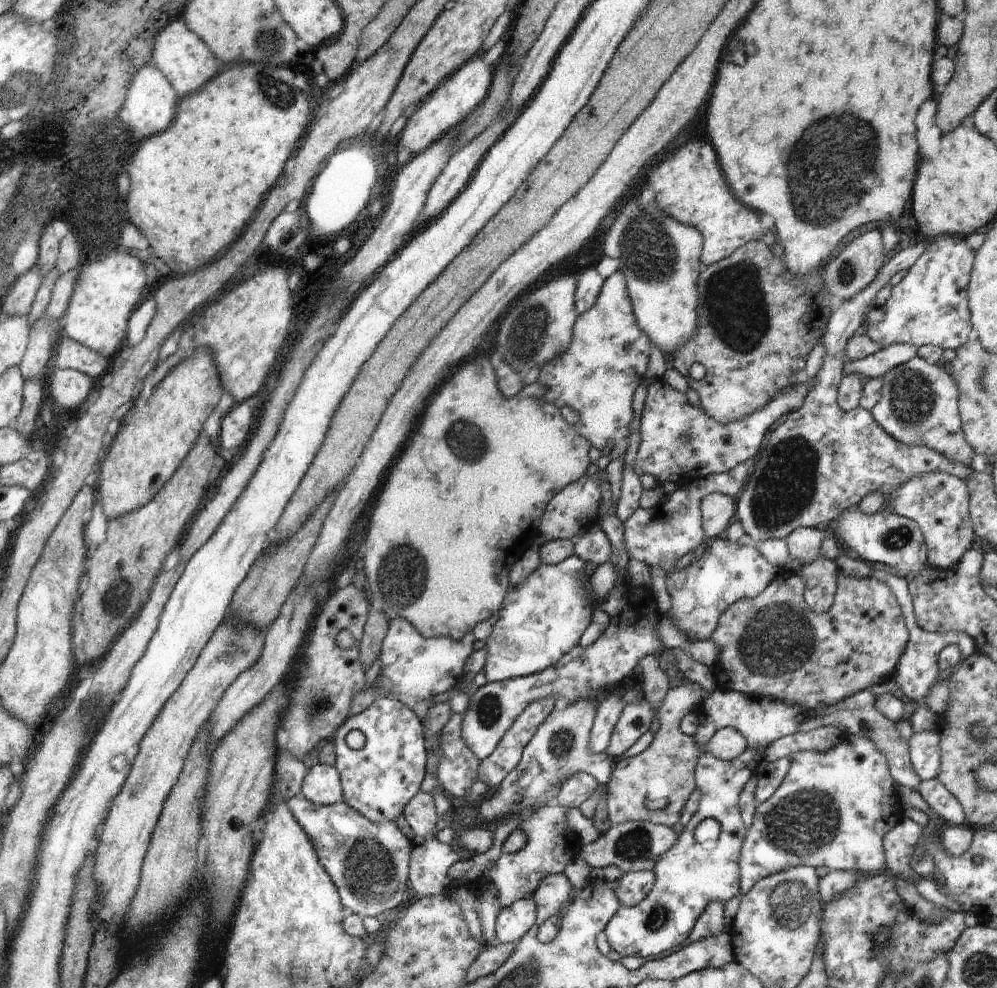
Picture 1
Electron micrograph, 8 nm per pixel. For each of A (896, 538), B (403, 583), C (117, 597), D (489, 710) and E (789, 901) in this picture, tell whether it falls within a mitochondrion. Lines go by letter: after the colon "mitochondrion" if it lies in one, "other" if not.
A: mitochondrion
B: mitochondrion
C: mitochondrion
D: mitochondrion
E: mitochondrion

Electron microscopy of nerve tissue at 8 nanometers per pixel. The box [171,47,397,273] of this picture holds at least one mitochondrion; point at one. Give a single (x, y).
(272, 85)

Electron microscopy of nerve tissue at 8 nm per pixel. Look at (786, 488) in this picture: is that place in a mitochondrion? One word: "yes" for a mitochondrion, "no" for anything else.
yes

